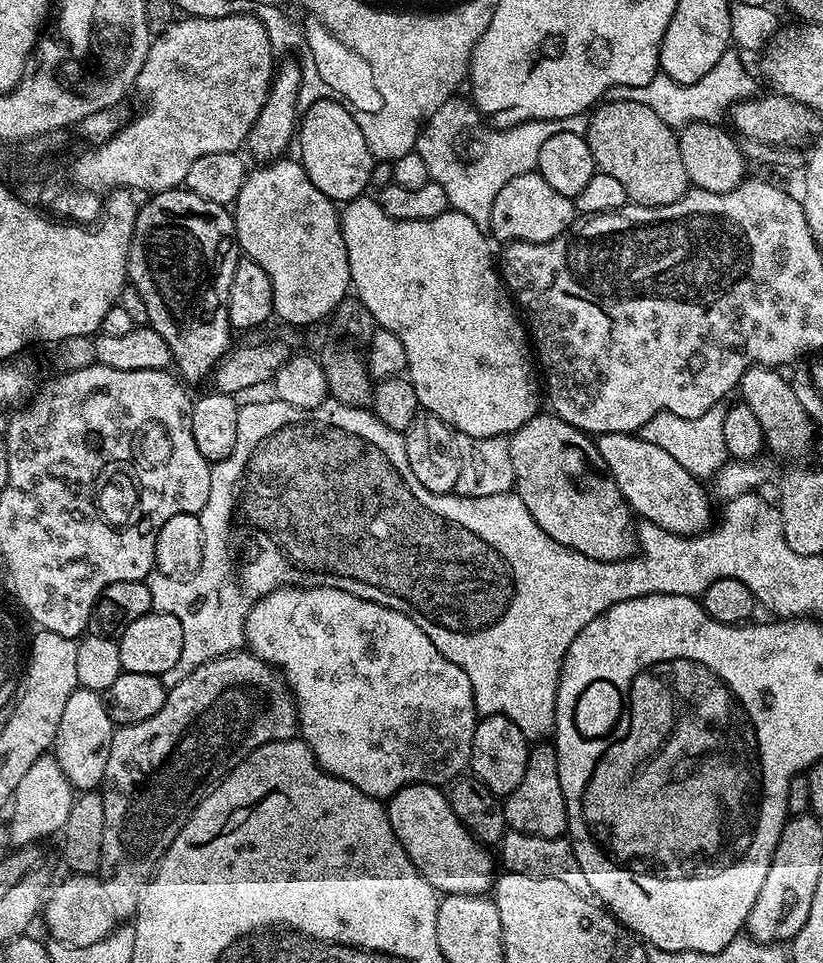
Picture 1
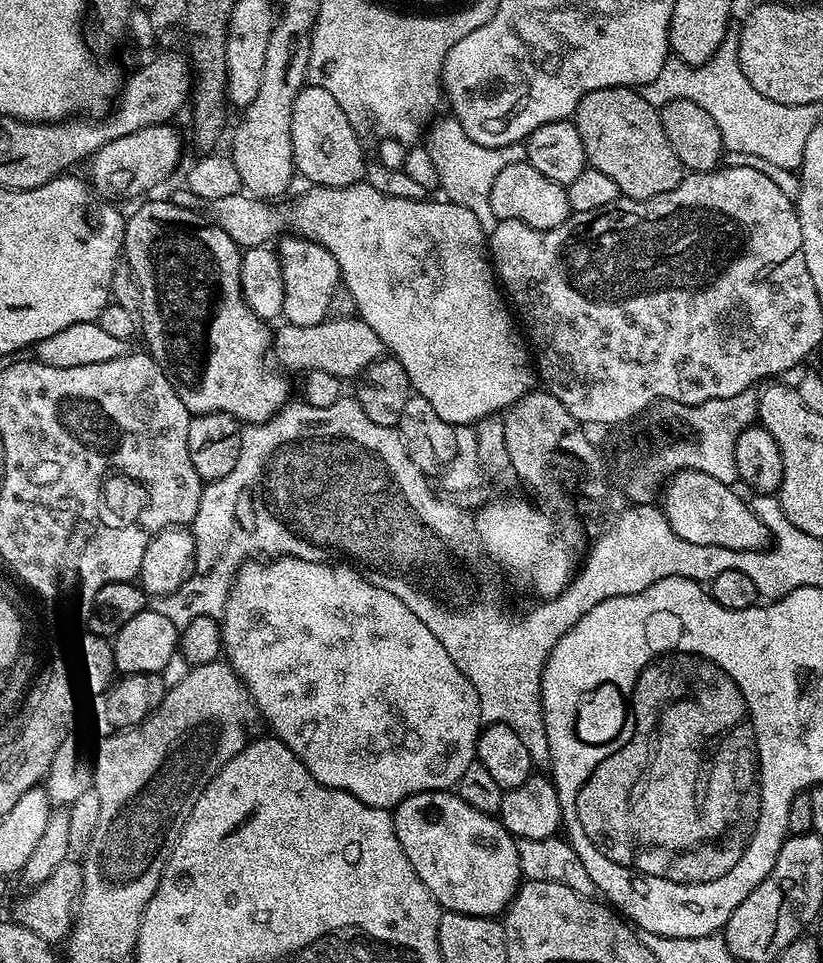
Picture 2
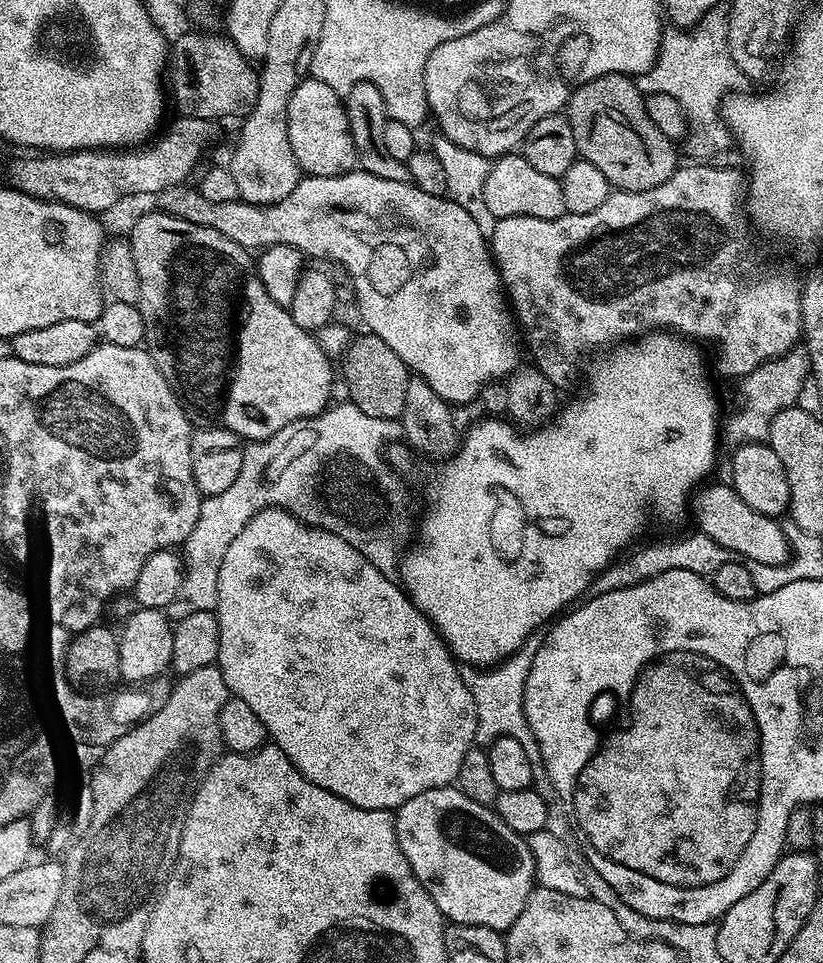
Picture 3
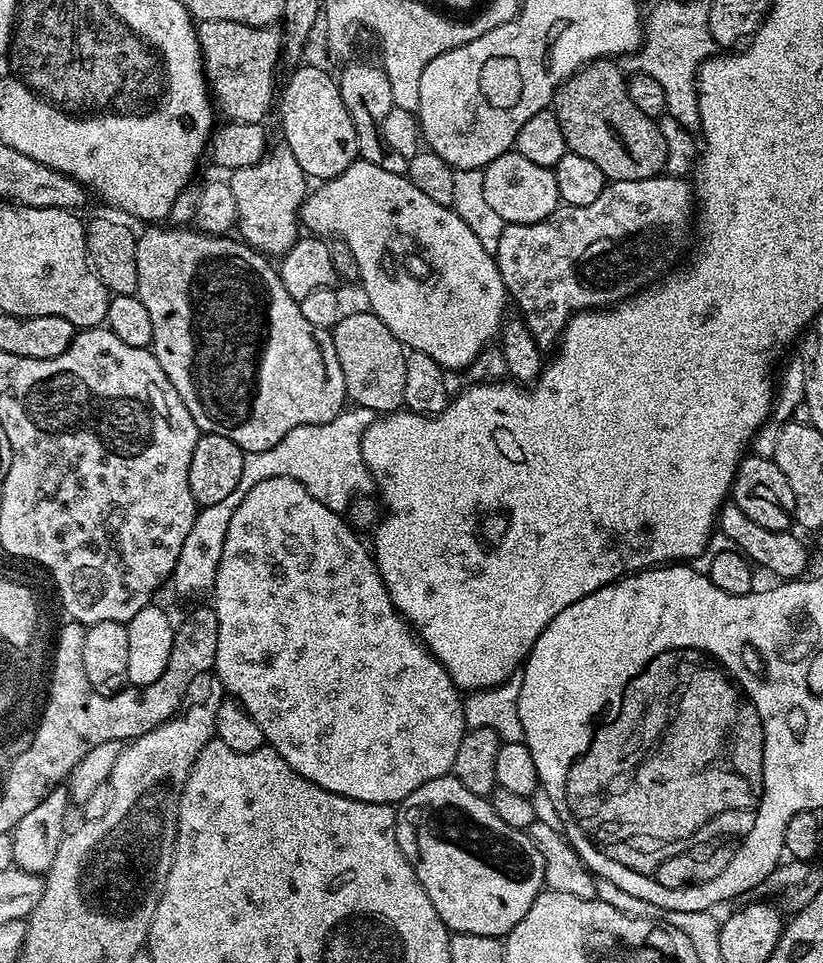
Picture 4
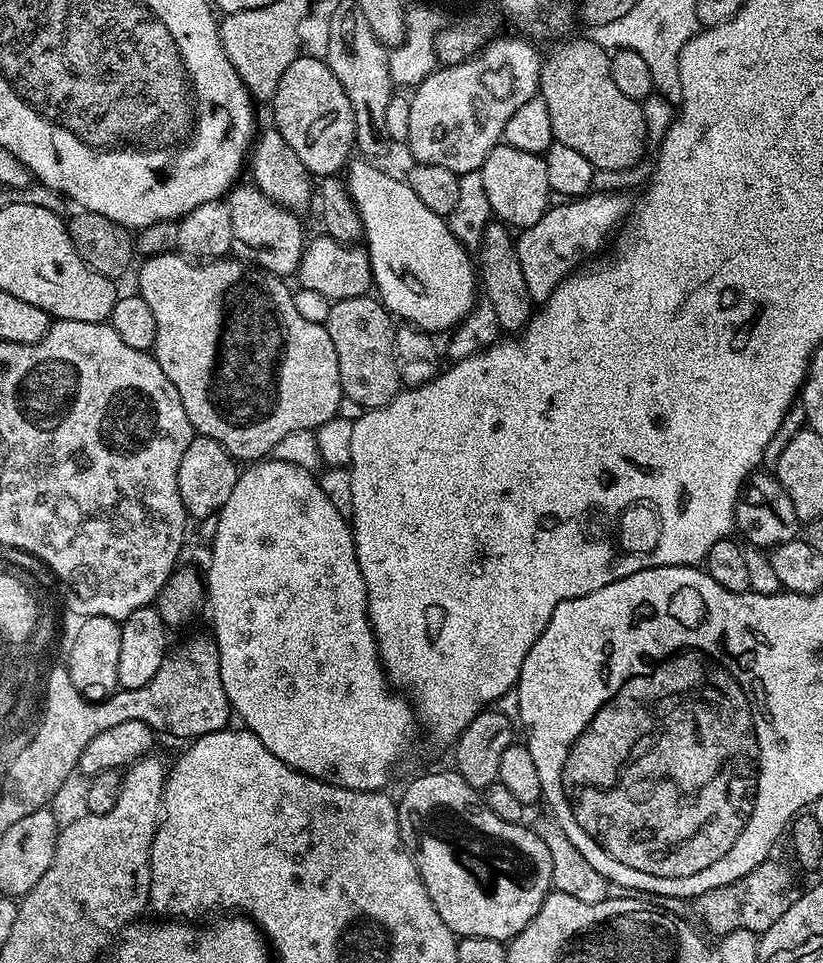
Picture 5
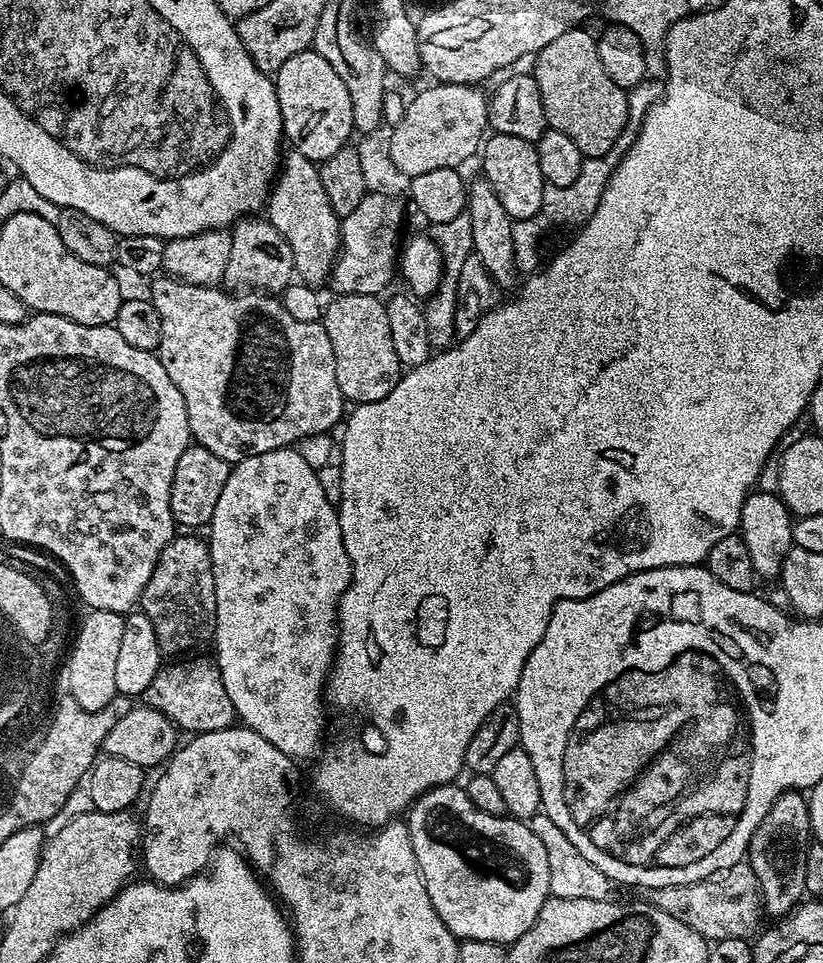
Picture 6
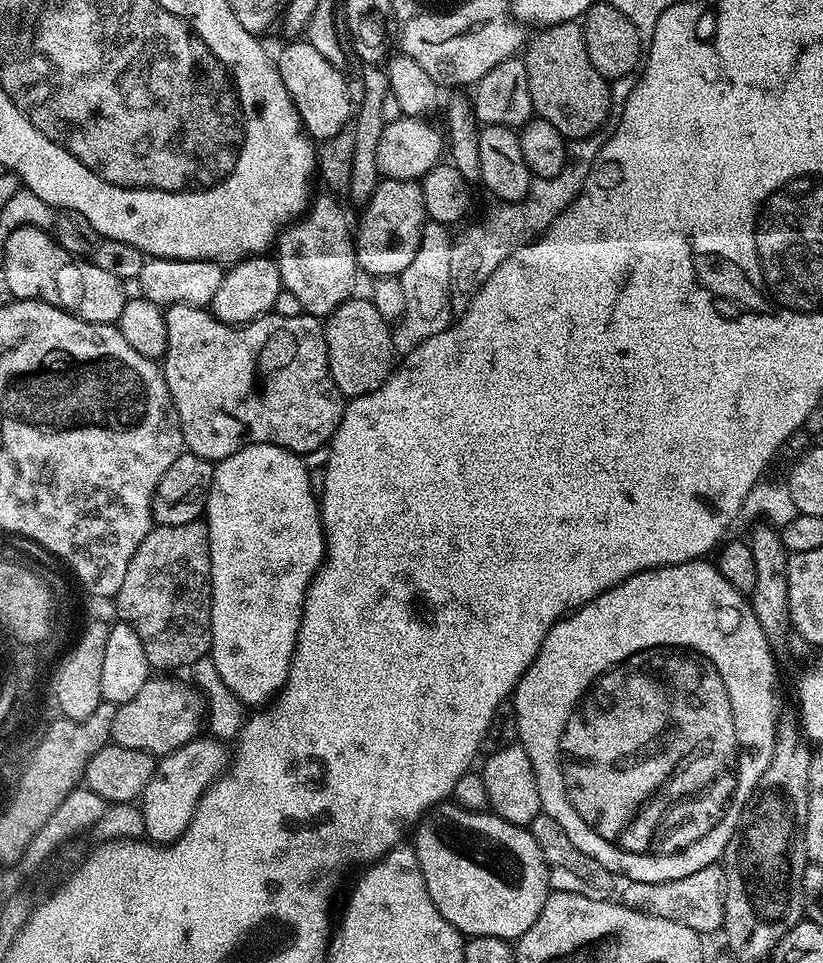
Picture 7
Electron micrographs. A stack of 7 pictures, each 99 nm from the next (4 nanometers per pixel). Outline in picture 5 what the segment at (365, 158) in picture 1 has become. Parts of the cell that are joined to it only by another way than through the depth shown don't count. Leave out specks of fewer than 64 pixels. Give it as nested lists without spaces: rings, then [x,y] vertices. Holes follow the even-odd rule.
[[[301,54],[282,74],[278,90],[270,101],[272,107],[271,123],[286,138],[294,149],[294,154],[302,158],[302,166],[312,173],[313,177],[323,178],[337,175],[349,163],[348,155],[356,148],[356,127],[354,110],[342,82],[334,78],[327,59]]]

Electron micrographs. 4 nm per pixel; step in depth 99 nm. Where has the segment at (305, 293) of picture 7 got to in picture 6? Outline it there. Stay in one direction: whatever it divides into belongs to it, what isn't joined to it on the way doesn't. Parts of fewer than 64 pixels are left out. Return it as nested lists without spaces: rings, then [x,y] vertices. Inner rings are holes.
[[[292,150],[283,157],[277,171],[275,181],[266,201],[266,218],[286,238],[290,246],[290,254],[294,258],[295,275],[305,284],[313,286],[327,285],[336,267],[336,257],[340,255],[340,222],[341,217],[334,214],[330,206],[330,198],[326,198],[326,189],[322,186],[322,178],[317,161],[306,158]]]

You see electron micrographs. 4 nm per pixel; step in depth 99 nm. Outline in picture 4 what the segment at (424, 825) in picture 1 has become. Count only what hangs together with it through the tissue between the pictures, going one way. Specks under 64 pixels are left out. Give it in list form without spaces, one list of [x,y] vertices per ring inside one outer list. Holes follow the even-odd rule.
[[[451,774],[418,786],[418,790],[400,801],[396,808],[396,837],[402,854],[411,860],[422,890],[426,890],[430,902],[434,902],[434,910],[438,910],[438,918],[442,918],[449,933],[503,938],[526,918],[526,910],[530,910],[534,898],[545,887],[544,859],[527,831],[506,826],[506,822],[494,814],[491,799],[470,794]]]

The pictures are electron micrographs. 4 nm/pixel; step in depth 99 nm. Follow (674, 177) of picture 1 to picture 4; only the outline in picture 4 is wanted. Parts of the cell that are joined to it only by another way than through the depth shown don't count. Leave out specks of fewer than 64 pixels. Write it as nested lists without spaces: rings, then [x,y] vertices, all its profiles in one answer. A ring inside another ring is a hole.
[[[611,59],[591,60],[561,84],[556,92],[554,111],[562,126],[562,138],[569,152],[582,154],[589,162],[594,162],[598,170],[602,170],[605,181],[621,180],[622,182],[638,182],[642,178],[659,176],[664,172],[666,142],[660,133],[659,123],[653,117],[642,114],[638,106],[634,106],[628,93],[628,82],[625,73],[620,73],[619,63]]]

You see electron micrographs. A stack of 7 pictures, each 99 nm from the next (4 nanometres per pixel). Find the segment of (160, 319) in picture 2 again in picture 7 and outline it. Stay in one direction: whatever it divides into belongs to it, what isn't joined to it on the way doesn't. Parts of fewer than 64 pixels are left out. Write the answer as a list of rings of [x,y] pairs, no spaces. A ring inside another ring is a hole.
[[[189,304],[171,305],[164,312],[164,317],[166,318],[166,342],[168,345],[162,361],[162,371],[180,419],[184,447],[187,451],[194,453],[195,456],[201,456],[203,460],[219,462],[230,454],[242,450],[248,444],[273,444],[279,448],[287,448],[290,452],[305,454],[318,450],[319,447],[327,445],[331,441],[344,413],[346,398],[340,393],[330,374],[324,326],[317,317],[305,314],[298,318],[282,318],[275,314],[265,314],[250,321],[249,324],[227,324],[212,315],[207,307],[195,308]]]

